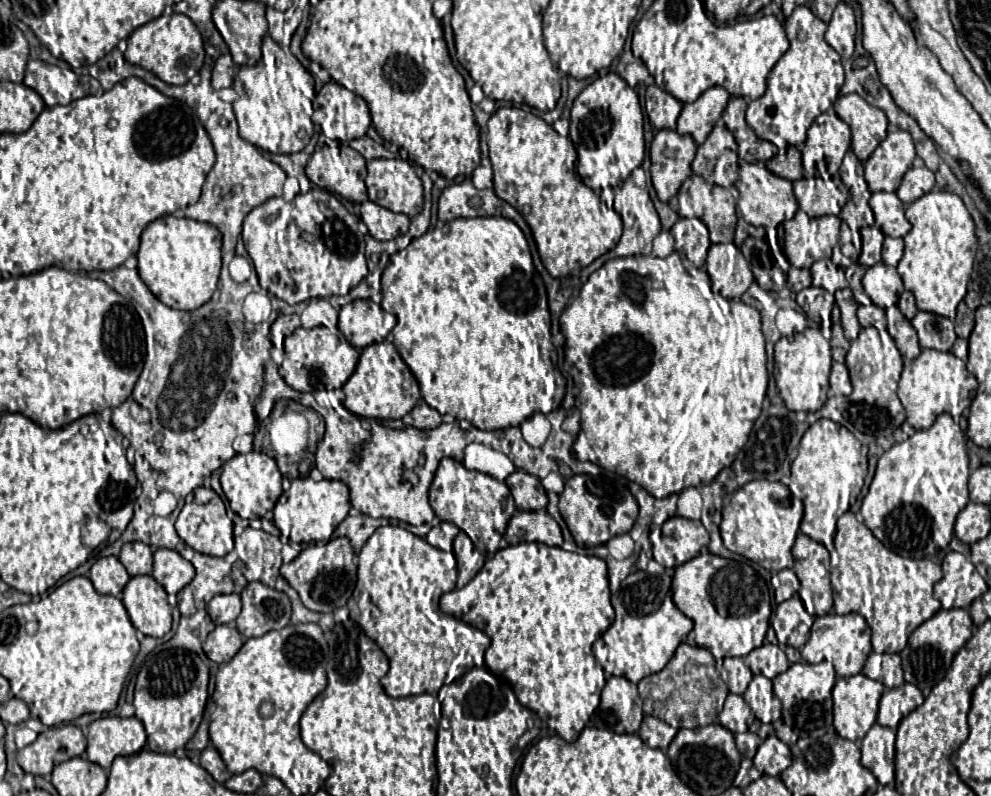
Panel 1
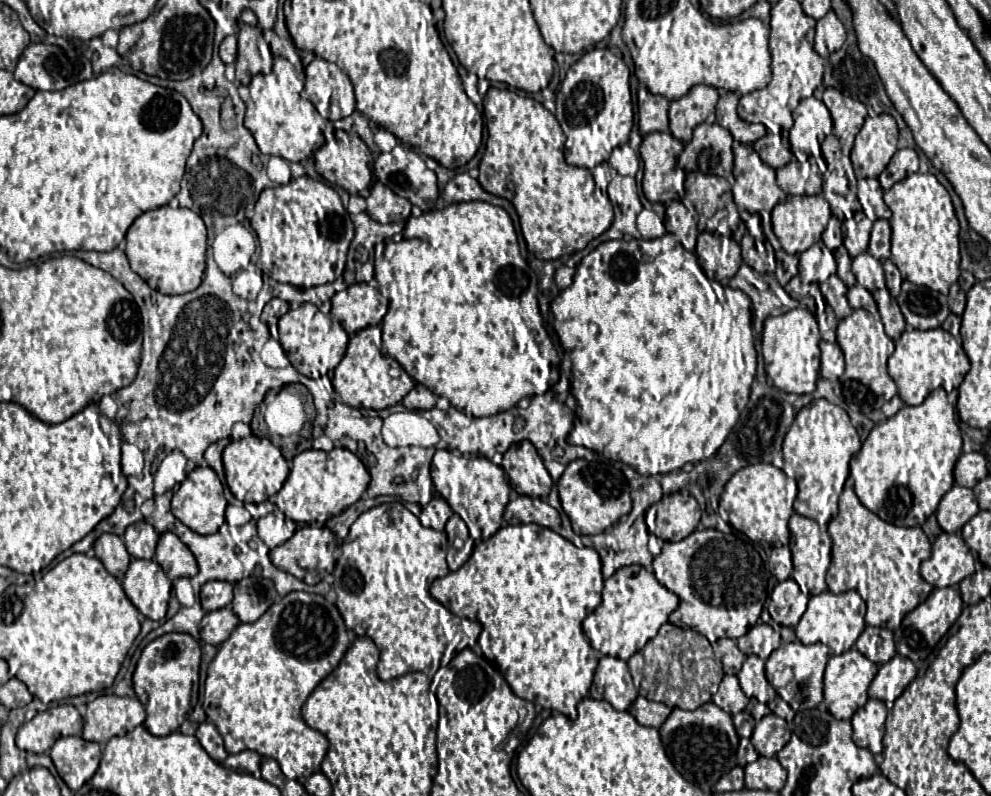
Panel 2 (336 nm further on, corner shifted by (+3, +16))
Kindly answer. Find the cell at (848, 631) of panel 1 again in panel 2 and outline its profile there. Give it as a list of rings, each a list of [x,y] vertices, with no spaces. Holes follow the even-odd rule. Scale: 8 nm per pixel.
[[[826,590],[822,594],[810,598],[802,620],[796,626],[796,636],[802,644],[822,642],[830,648],[830,654],[844,654],[856,644],[858,636],[866,628],[864,614],[866,614],[866,604],[858,596],[858,592],[850,590],[844,594],[832,594],[830,590]]]

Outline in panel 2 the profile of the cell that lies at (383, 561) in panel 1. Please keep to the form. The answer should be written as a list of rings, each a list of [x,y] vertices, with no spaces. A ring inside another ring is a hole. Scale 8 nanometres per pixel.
[[[400,502],[380,504],[364,514],[350,526],[350,534],[342,542],[342,554],[334,570],[334,590],[338,594],[338,610],[346,622],[346,628],[356,634],[364,634],[380,648],[380,660],[376,672],[382,680],[392,680],[410,672],[424,672],[434,676],[441,666],[466,647],[472,648],[478,640],[481,625],[478,621],[453,615],[446,607],[430,596],[430,584],[450,572],[446,564],[448,538],[445,531],[424,528],[420,520],[406,510]]]

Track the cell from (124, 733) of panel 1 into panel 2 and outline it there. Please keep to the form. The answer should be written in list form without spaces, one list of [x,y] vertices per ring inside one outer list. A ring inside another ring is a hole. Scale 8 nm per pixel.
[[[116,694],[98,696],[88,704],[82,738],[88,742],[108,742],[114,736],[132,732],[144,718],[146,712],[138,698],[120,698]]]

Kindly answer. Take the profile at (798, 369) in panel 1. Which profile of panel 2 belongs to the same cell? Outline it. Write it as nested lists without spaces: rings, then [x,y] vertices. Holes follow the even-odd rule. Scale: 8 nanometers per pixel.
[[[794,308],[780,316],[766,318],[762,334],[762,356],[766,372],[782,392],[812,394],[820,372],[820,330],[814,314],[806,308]]]

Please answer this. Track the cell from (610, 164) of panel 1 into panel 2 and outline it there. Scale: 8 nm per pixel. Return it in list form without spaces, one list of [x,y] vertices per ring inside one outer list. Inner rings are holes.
[[[608,48],[586,52],[570,70],[556,92],[556,118],[566,134],[564,156],[570,166],[594,168],[610,158],[616,146],[630,140],[634,110],[630,96],[630,70]]]

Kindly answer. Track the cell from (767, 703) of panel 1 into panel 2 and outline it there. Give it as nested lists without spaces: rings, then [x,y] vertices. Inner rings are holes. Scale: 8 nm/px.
[[[748,656],[742,670],[738,672],[742,692],[748,698],[756,698],[761,703],[769,703],[776,697],[776,690],[764,676],[764,660],[758,656]]]

